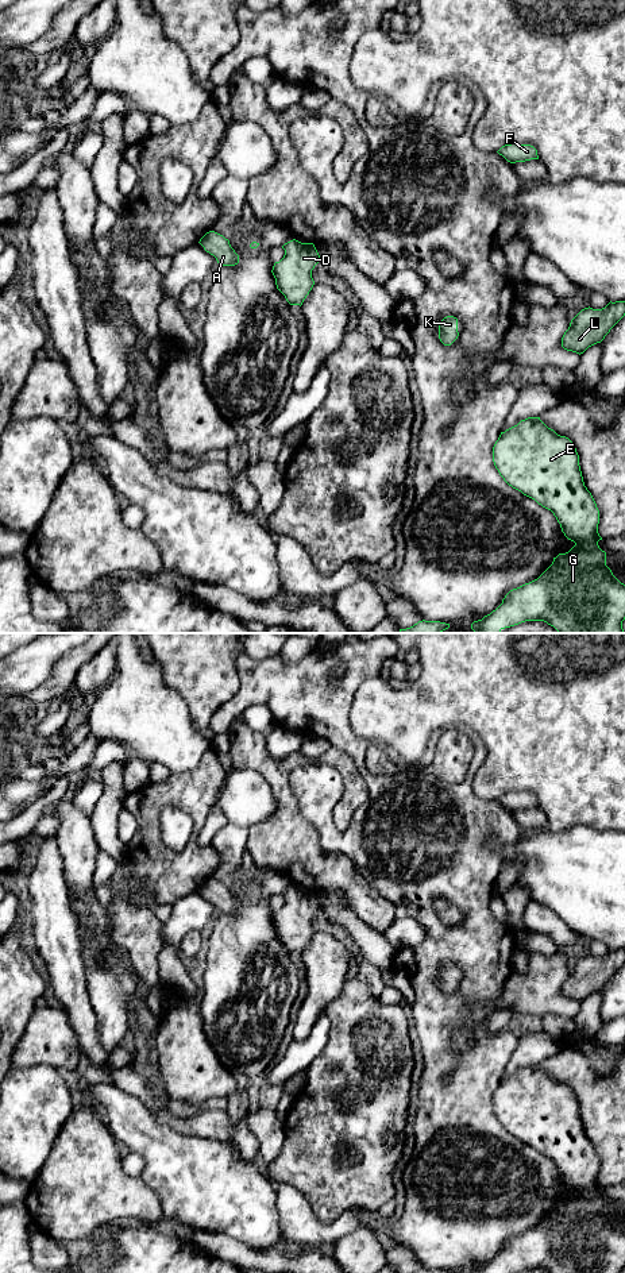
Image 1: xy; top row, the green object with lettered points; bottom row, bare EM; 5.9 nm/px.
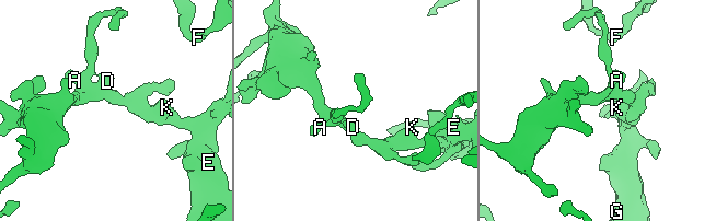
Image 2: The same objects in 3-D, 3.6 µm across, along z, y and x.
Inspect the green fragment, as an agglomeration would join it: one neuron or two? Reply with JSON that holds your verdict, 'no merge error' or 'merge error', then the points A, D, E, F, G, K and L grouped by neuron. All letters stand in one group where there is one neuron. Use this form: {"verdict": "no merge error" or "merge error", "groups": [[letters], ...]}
{"verdict": "no merge error", "groups": [["A", "D", "E", "F", "G", "K", "L"]]}

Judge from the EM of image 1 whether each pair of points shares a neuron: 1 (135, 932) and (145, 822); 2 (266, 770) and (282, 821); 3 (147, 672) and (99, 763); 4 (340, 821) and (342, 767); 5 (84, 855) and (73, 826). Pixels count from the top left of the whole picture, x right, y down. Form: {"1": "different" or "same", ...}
{"1": "same", "2": "same", "3": "different", "4": "same", "5": "same"}

